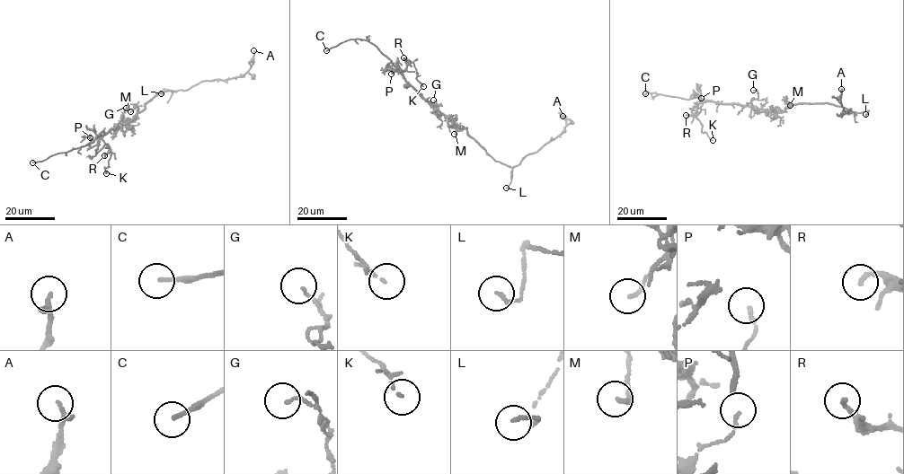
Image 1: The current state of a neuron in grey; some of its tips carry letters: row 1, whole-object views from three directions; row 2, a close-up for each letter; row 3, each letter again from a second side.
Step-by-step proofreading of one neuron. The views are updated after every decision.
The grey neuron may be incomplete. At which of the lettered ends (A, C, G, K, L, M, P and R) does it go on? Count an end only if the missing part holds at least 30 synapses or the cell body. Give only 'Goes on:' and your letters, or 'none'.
Goes on: C

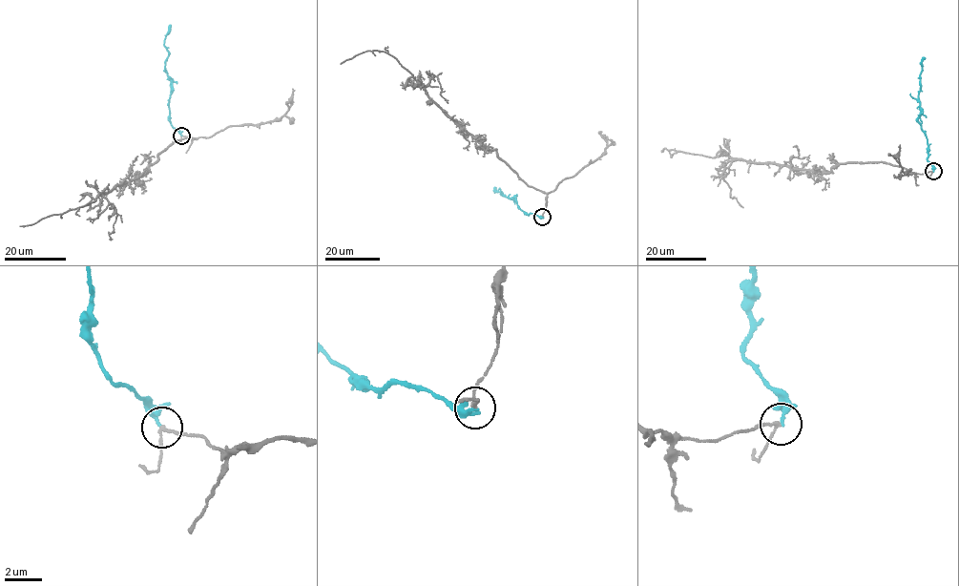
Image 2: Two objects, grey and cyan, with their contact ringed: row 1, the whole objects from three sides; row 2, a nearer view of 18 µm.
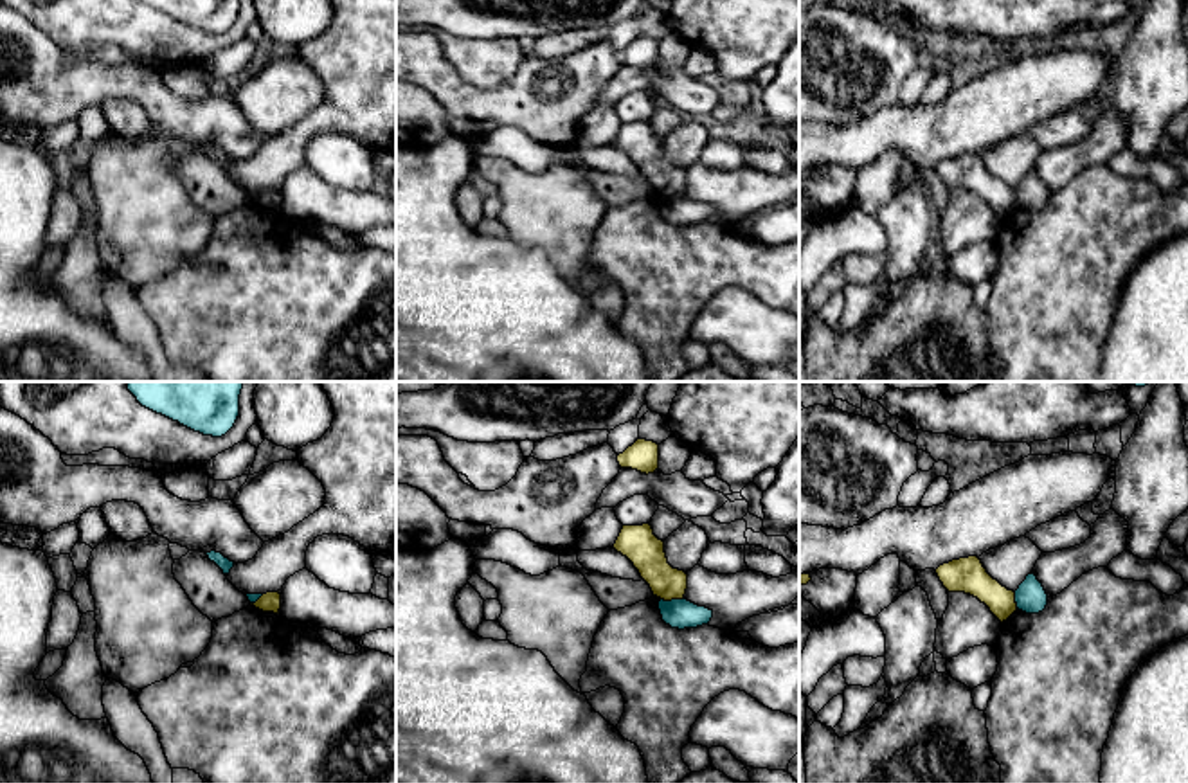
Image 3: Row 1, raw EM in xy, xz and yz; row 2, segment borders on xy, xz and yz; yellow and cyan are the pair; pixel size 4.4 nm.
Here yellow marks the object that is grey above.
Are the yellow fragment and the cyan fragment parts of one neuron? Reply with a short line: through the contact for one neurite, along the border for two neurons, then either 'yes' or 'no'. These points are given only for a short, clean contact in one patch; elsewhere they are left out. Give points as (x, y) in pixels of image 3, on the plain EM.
line xz (683, 193), (661, 197); no

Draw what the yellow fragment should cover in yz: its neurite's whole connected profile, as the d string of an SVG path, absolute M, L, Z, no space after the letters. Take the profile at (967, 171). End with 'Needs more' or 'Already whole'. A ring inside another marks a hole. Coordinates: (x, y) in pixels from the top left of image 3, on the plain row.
M977 153L943 160L936 166L936 171L949 189L965 189L977 194L1001 220L1017 207L1015 189L994 176Z. Already whole

